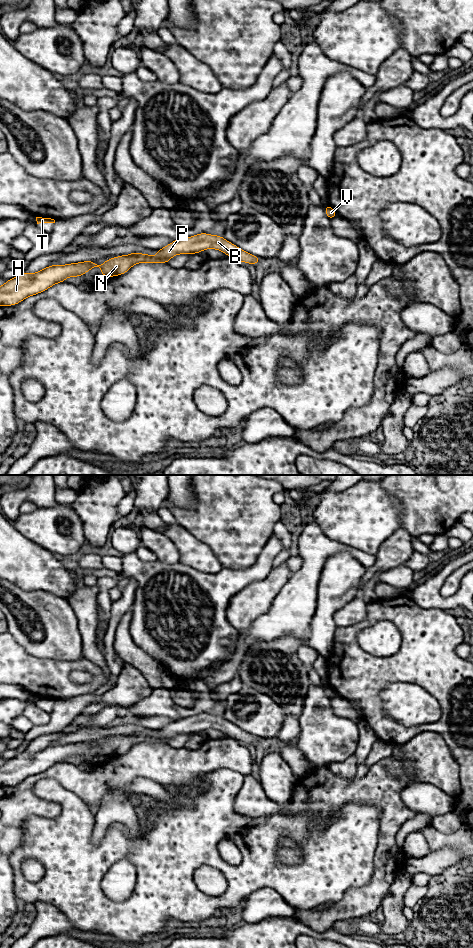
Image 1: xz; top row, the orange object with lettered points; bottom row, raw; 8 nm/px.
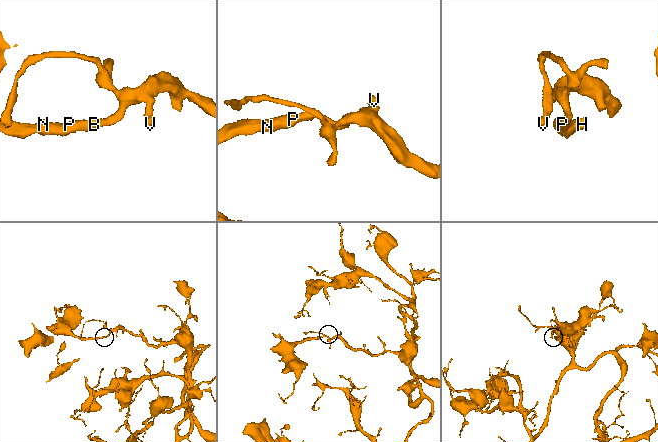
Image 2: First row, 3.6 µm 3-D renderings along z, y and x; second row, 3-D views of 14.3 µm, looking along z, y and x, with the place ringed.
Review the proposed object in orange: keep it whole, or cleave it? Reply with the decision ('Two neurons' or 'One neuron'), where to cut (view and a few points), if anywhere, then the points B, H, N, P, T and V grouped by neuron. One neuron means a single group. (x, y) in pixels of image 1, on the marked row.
One neuron. No split. Groups: B H N P T V

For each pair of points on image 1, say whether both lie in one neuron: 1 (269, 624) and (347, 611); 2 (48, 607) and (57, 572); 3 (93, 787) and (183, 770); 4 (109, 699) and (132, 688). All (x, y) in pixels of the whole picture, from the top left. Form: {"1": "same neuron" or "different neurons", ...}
{"1": "different neurons", "2": "different neurons", "3": "same neuron", "4": "same neuron"}

